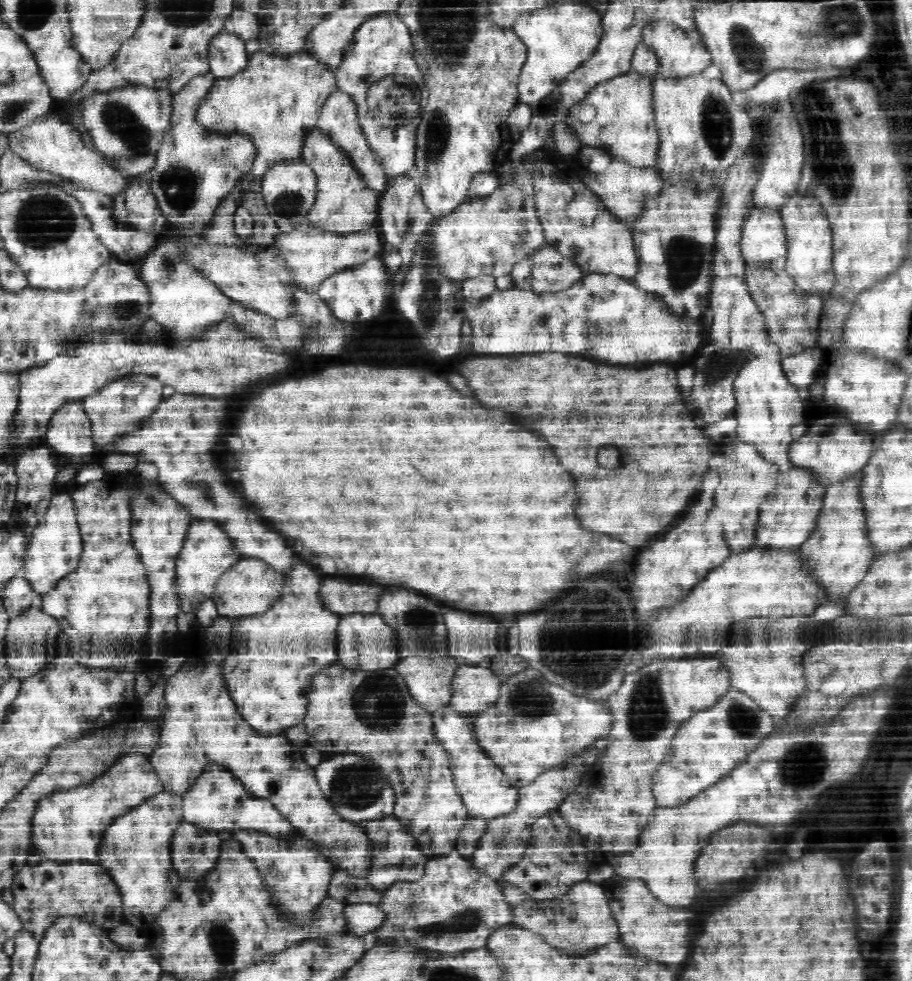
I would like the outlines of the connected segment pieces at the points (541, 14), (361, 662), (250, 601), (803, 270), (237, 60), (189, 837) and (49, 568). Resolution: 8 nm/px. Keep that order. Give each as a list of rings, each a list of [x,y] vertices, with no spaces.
[[[568,1],[566,4],[554,5],[554,8],[529,12],[514,23],[514,32],[529,48],[529,58],[526,59],[517,82],[519,102],[537,106],[567,74],[580,67],[597,51],[604,36],[600,14],[600,9],[582,8],[580,4]]]
[[[358,612],[341,615],[337,624],[338,652],[336,662],[346,668],[374,671],[378,668],[394,666],[400,659],[394,649],[394,631],[385,624],[381,614],[358,614]]]
[[[244,558],[236,564],[230,565],[226,572],[222,573],[214,588],[217,611],[226,616],[247,617],[266,612],[271,604],[280,596],[278,592],[283,590],[287,574],[278,572],[269,564],[262,564],[262,560]]]
[[[796,194],[784,207],[779,208],[786,236],[787,262],[785,271],[795,278],[797,285],[808,293],[824,296],[834,286],[832,271],[831,225],[821,202],[812,196]]]
[[[226,30],[216,33],[208,44],[209,72],[224,78],[238,74],[250,57],[244,45],[241,38]]]
[[[183,818],[172,836],[172,862],[178,876],[196,880],[218,858],[218,836],[205,826]]]
[[[55,494],[42,520],[38,521],[38,526],[33,530],[26,554],[24,554],[22,574],[26,572],[26,580],[30,583],[34,594],[46,594],[48,590],[56,588],[60,578],[64,578],[78,566],[81,554],[82,539],[74,499],[70,494]]]

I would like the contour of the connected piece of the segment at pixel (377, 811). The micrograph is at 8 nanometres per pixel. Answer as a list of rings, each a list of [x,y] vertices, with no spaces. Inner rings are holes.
[[[336,754],[334,758],[322,758],[320,764],[314,766],[314,773],[322,795],[326,796],[326,800],[342,818],[358,822],[392,814],[394,808],[392,786],[386,774],[372,760],[360,754]]]

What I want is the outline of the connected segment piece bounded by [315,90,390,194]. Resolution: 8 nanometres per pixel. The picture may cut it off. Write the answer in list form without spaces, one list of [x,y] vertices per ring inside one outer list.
[[[340,90],[333,92],[324,103],[320,116],[315,122],[315,128],[322,131],[336,146],[340,147],[346,158],[350,159],[350,163],[354,166],[354,170],[358,171],[362,181],[373,191],[381,194],[387,186],[390,178],[385,173],[384,167],[379,163],[374,151],[370,150],[367,140],[365,139],[361,124],[357,119],[357,108],[350,95]]]

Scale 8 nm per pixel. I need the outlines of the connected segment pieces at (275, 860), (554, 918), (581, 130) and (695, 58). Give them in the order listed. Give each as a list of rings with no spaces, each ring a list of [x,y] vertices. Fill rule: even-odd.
[[[236,830],[234,838],[242,844],[242,850],[248,858],[252,858],[254,866],[258,868],[266,890],[270,892],[271,906],[274,906],[278,919],[288,927],[308,927],[316,919],[321,904],[328,899],[330,874],[334,871],[324,855],[316,852],[314,844],[306,838],[298,838],[294,842],[276,840],[268,834],[256,830]],[[276,844],[276,846],[274,846]],[[276,848],[276,850],[274,850]]]
[[[593,880],[578,881],[560,896],[534,900],[526,898],[510,904],[510,923],[532,931],[563,955],[584,956],[605,944],[619,942],[619,926],[614,920],[604,889]]]
[[[632,70],[613,79],[600,81],[582,100],[568,108],[565,122],[582,144],[598,147],[634,166],[655,166],[659,142],[654,114],[653,81],[654,77]]]
[[[658,21],[650,23],[642,32],[641,42],[648,45],[658,59],[658,72],[656,77],[664,79],[684,79],[704,72],[713,64],[710,51],[704,46],[696,29],[683,30],[677,24]]]

